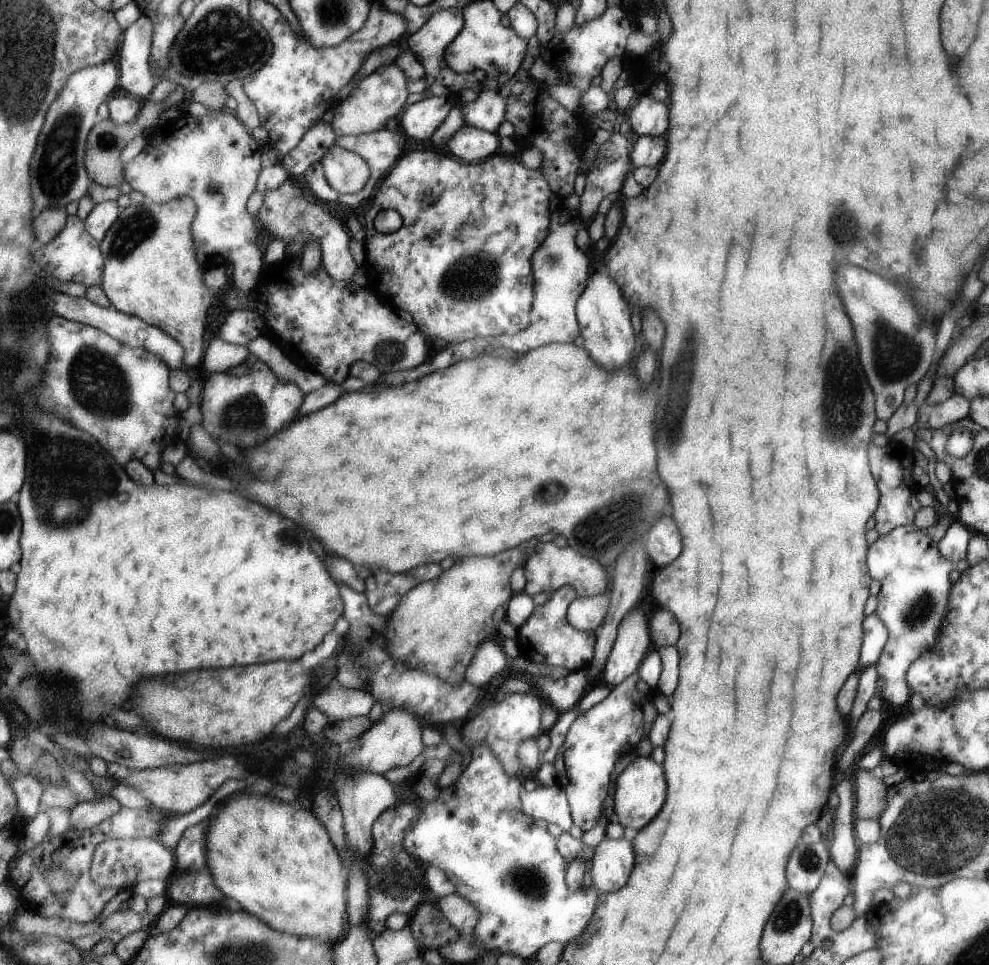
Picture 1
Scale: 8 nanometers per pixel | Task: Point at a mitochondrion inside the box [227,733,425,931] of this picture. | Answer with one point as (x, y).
(395, 882)

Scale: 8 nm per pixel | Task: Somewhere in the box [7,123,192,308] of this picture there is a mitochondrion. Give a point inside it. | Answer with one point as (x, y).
(138, 227)

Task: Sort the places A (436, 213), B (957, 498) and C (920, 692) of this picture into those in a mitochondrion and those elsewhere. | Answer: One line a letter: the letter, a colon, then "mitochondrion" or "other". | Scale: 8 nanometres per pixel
A: other
B: other
C: other

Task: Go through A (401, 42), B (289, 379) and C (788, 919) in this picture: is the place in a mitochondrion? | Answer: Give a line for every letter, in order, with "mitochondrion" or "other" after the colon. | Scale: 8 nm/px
A: other
B: other
C: mitochondrion

